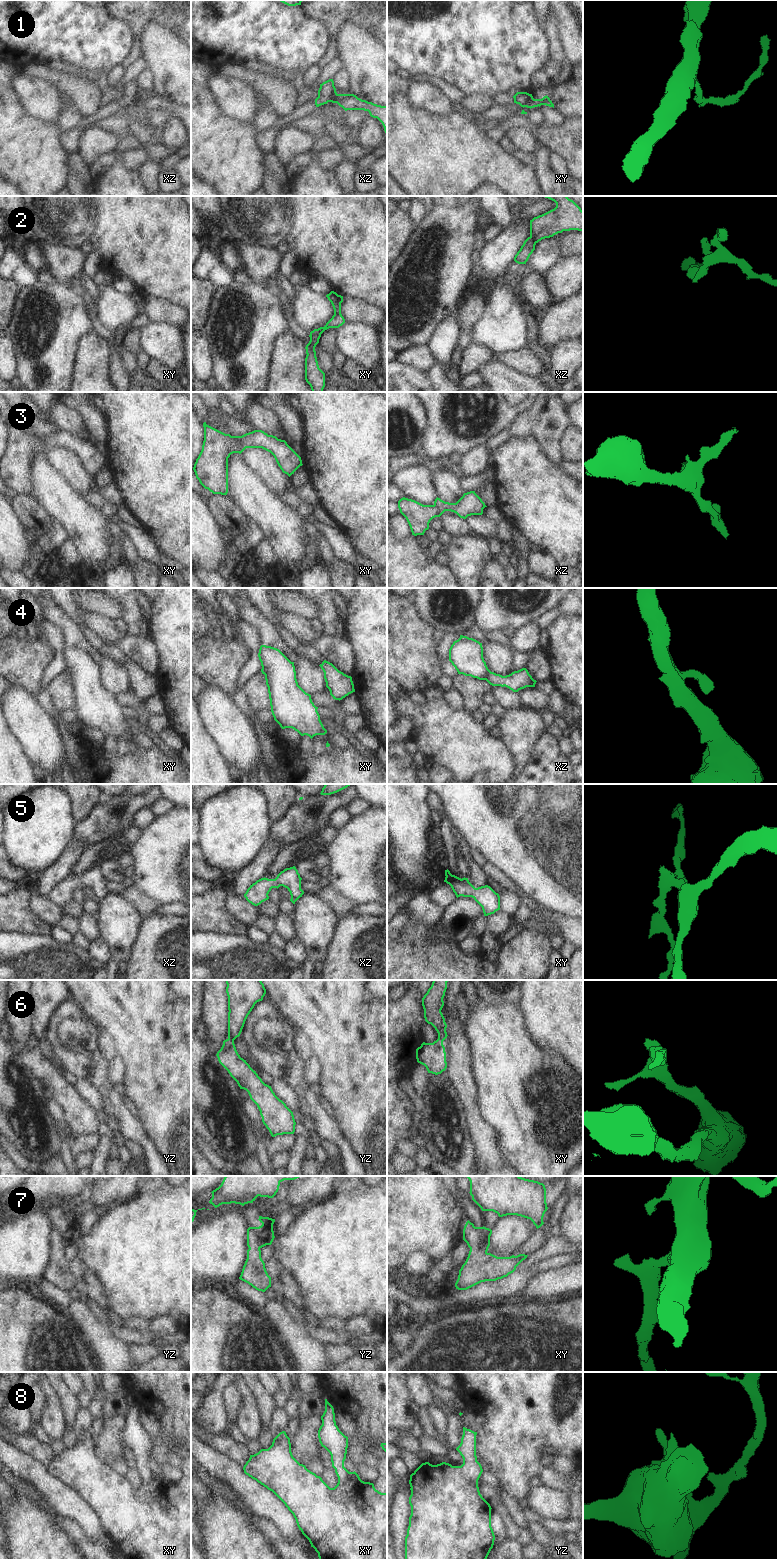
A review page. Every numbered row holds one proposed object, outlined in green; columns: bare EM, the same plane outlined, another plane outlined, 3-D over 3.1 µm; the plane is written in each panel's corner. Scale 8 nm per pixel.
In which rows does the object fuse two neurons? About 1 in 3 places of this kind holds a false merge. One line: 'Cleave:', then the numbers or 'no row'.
Cleave: 1, 2, 3, 4

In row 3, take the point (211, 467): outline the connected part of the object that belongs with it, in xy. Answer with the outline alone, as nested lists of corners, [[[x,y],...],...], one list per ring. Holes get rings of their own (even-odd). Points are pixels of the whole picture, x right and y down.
[[[203,423],[204,441],[193,470],[200,484],[213,494],[228,493],[228,458],[233,453],[241,454],[243,447],[230,434],[225,434]]]

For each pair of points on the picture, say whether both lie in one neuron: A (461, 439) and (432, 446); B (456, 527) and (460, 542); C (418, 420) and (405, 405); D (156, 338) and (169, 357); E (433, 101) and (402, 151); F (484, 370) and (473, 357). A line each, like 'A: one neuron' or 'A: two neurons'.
A: one neuron
B: two neurons
C: one neuron
D: one neuron
E: two neurons
F: two neurons

